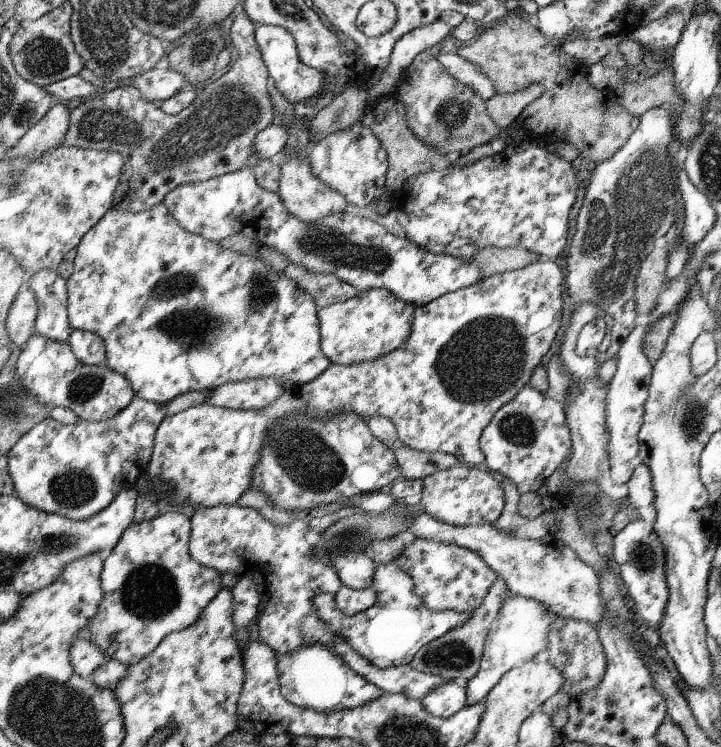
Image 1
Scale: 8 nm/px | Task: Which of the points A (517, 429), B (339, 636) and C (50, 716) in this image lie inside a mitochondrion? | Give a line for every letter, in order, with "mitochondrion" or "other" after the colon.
A: mitochondrion
B: other
C: mitochondrion

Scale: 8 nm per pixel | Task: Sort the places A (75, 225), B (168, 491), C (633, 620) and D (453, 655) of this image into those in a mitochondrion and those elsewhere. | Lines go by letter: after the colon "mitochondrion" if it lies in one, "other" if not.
A: other
B: other
C: other
D: mitochondrion

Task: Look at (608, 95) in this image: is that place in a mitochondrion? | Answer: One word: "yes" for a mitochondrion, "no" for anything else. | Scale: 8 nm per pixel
no

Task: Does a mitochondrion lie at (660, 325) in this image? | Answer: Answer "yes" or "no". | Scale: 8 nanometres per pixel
no

